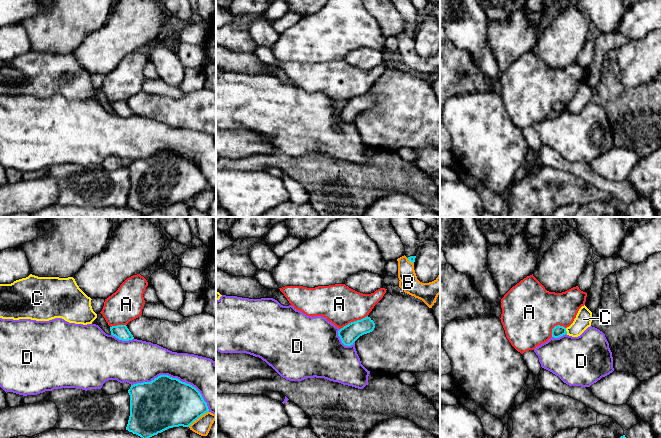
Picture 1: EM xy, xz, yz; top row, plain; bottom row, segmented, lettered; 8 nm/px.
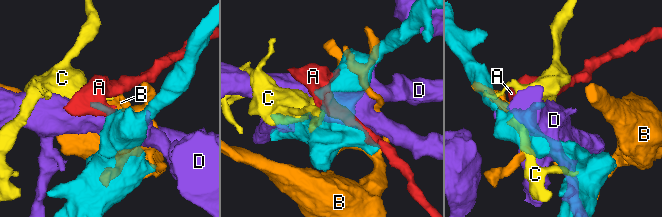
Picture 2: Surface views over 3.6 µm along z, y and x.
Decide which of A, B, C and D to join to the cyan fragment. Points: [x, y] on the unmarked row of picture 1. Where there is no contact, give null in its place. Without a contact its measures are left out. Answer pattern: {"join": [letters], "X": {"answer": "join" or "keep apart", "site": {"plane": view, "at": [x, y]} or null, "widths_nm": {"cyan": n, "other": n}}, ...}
{"join": [], "A": {"answer": "keep apart", "site": {"plane": "xz", "at": [354, 97]}, "widths_nm": {"cyan": 150, "other": 320}}, "B": {"answer": "keep apart", "site": {"plane": "xy", "at": [198, 193]}, "widths_nm": {"cyan": 380, "other": 140}}, "C": {"answer": "keep apart", "site": {"plane": "yz", "at": [566, 107]}, "widths_nm": {"cyan": 90, "other": 130}}, "D": {"answer": "keep apart", "site": {"plane": "xy", "at": [175, 154]}, "widths_nm": {"cyan": 420, "other": 280}}}

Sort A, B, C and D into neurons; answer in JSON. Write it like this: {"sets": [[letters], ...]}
{"sets": [["A"], ["B"], ["C"], ["D"]]}

